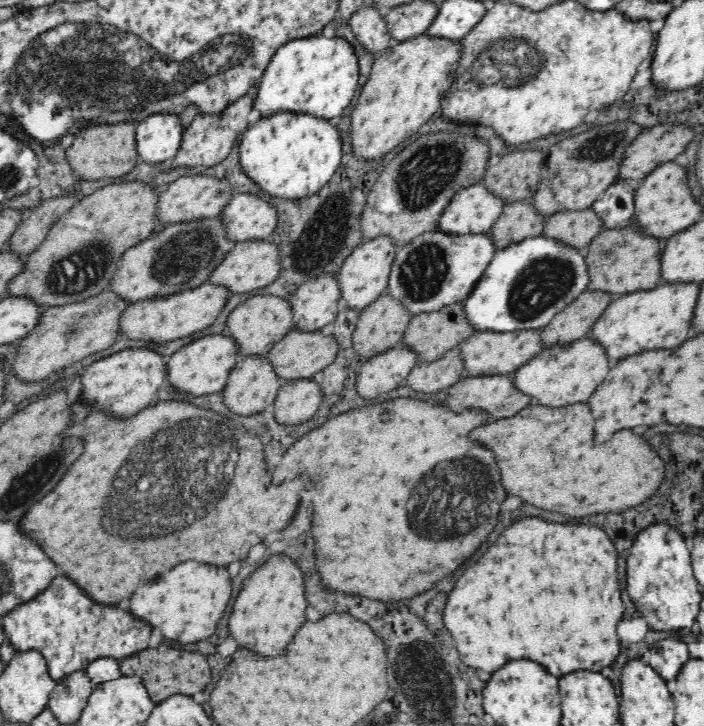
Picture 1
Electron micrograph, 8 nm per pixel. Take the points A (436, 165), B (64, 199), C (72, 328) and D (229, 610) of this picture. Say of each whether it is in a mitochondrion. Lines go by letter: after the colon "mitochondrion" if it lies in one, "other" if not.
A: mitochondrion
B: other
C: mitochondrion
D: other

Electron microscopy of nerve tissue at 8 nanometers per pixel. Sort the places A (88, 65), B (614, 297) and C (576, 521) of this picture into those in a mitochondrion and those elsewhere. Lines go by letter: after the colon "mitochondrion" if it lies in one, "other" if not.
A: mitochondrion
B: other
C: other

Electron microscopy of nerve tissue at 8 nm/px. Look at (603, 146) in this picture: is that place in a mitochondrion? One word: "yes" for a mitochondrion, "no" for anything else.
yes

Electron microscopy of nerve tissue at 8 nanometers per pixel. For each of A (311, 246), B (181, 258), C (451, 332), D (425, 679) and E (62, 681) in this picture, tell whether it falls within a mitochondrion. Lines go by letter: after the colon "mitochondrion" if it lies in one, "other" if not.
A: mitochondrion
B: mitochondrion
C: other
D: mitochondrion
E: other

